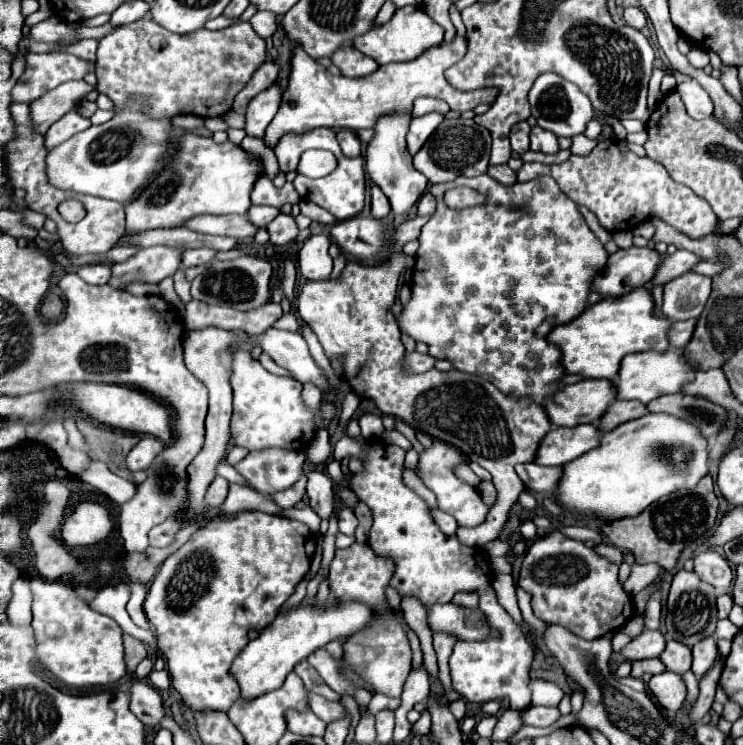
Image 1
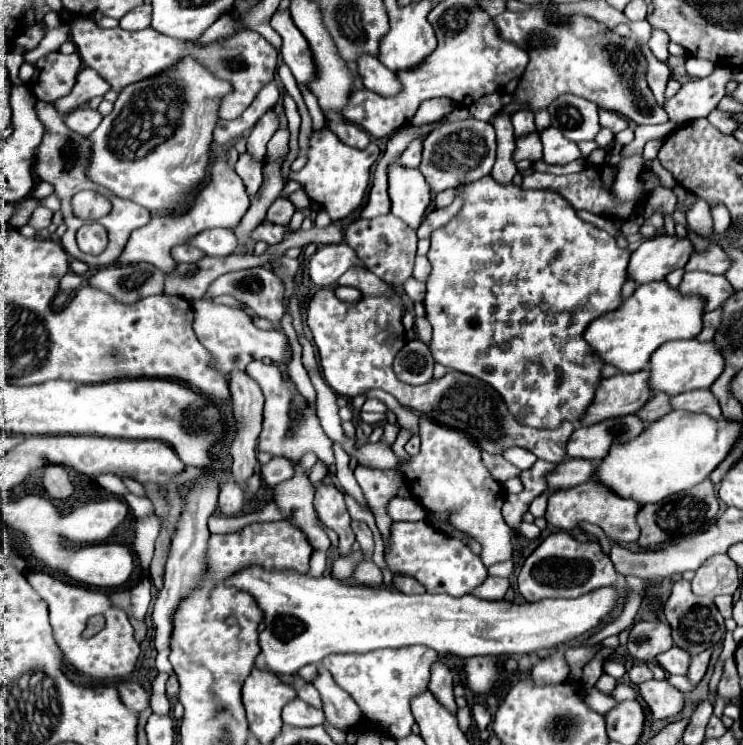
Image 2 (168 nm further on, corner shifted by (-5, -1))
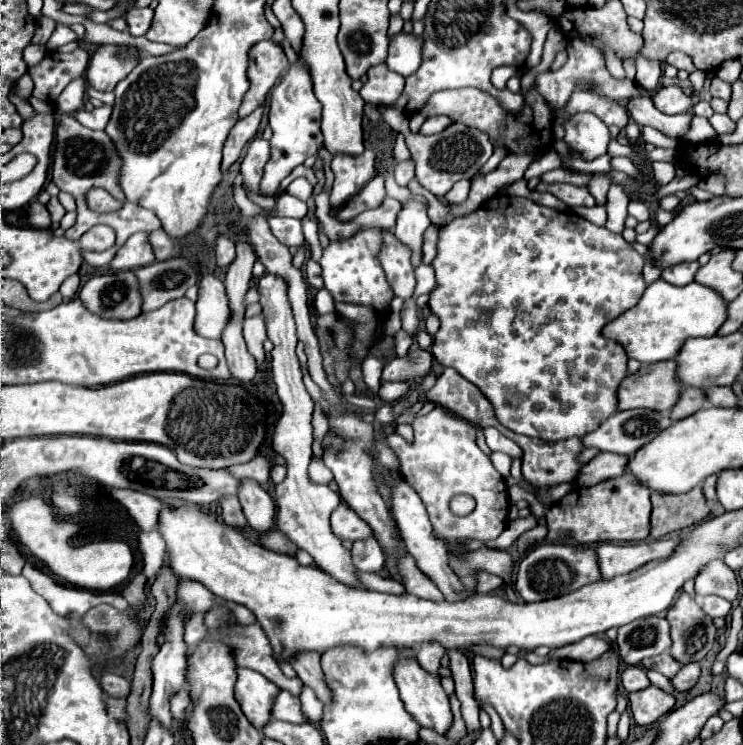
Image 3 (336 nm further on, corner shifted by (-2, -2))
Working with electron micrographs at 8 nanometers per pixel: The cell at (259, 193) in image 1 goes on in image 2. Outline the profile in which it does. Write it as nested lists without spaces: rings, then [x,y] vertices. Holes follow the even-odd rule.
[[[242,153],[236,161],[236,173],[244,181],[248,195],[254,197],[260,191],[260,185],[262,185],[262,179],[264,179],[264,163],[256,161],[248,153]]]

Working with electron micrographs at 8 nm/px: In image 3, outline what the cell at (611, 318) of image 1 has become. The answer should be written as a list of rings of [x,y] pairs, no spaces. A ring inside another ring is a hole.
[[[663,278],[649,284],[639,304],[623,312],[619,318],[609,322],[603,328],[607,338],[613,338],[623,344],[629,358],[635,358],[643,364],[671,360],[679,354],[687,338],[713,336],[727,320],[727,302],[717,294],[717,290],[691,282],[687,286],[673,286]]]

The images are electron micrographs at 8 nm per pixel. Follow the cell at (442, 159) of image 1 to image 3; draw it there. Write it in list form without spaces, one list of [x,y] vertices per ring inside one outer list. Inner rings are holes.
[[[465,124],[447,126],[443,132],[433,134],[433,136],[413,134],[411,130],[407,130],[405,132],[405,142],[407,142],[407,146],[411,150],[411,156],[413,156],[413,162],[415,162],[415,176],[417,176],[417,180],[429,192],[433,192],[437,198],[443,198],[457,180],[473,178],[475,172],[493,154],[493,146],[491,146],[487,134],[481,134],[481,130],[469,128]]]

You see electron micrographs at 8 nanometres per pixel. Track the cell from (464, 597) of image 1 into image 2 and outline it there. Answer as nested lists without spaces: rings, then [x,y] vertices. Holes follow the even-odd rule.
[[[488,577],[482,585],[478,585],[472,595],[474,597],[484,597],[486,601],[500,601],[508,591],[508,579],[504,577]]]

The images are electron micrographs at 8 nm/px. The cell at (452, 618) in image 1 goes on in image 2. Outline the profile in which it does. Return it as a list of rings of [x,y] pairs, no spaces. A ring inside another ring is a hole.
[[[250,567],[228,579],[230,585],[252,593],[258,601],[258,607],[264,611],[266,629],[260,633],[260,655],[254,661],[254,667],[260,671],[276,675],[294,675],[304,665],[318,663],[332,653],[368,653],[374,649],[398,649],[410,645],[426,645],[438,655],[524,655],[536,649],[550,649],[558,643],[564,643],[572,637],[578,637],[596,625],[600,625],[608,613],[614,611],[616,591],[598,589],[578,599],[544,599],[538,603],[514,605],[510,601],[484,601],[472,595],[450,597],[450,595],[404,595],[398,589],[388,587],[364,587],[342,583],[330,575],[318,579],[300,575],[294,571],[266,571],[260,567]]]

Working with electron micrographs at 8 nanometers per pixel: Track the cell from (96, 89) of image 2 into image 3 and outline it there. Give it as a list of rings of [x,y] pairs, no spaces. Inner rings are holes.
[[[103,44],[95,50],[89,68],[87,68],[87,82],[97,90],[113,90],[119,80],[123,80],[139,62],[137,50],[125,50],[129,58],[119,58],[123,54],[121,46],[117,44]]]

